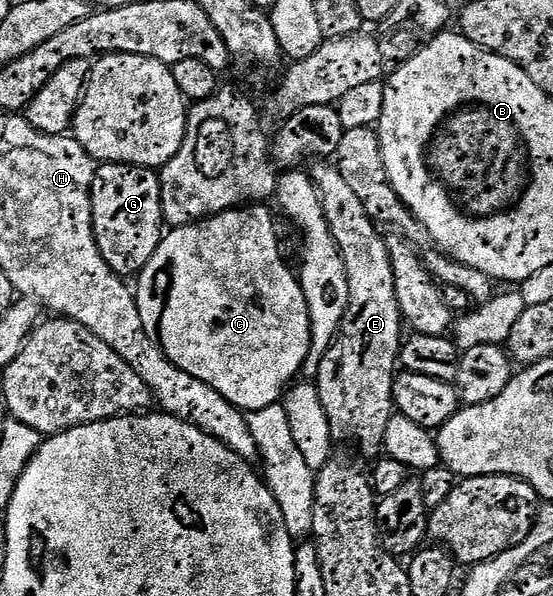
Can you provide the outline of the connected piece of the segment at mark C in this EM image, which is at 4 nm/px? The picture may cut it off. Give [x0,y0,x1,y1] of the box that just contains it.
[134,204,312,412]

